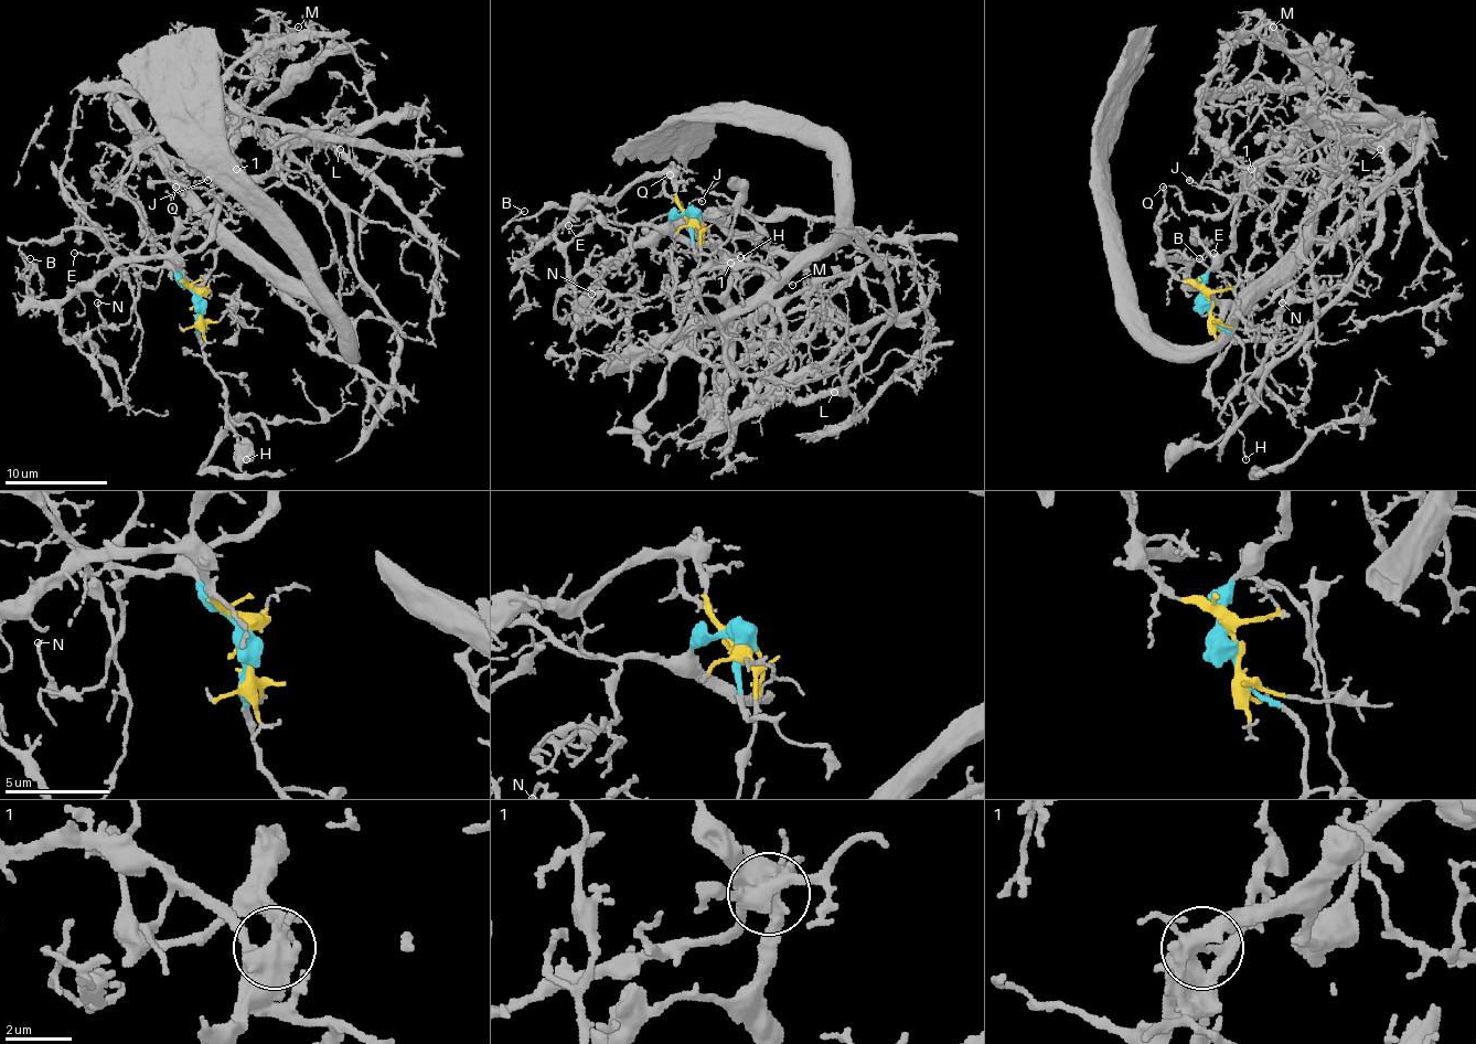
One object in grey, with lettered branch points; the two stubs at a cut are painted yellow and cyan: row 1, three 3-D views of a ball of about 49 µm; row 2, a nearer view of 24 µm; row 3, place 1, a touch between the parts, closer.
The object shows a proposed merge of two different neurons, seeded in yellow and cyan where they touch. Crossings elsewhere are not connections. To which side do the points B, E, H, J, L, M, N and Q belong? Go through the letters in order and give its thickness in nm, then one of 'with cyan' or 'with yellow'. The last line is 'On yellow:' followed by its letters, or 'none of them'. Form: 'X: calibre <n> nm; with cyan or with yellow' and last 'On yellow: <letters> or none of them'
B: calibre 120 nm; with cyan
E: calibre 100 nm; with cyan
H: calibre 120 nm; with cyan
J: calibre 140 nm; with cyan
L: calibre 120 nm; with cyan
M: calibre 120 nm; with cyan
N: calibre 120 nm; with yellow
Q: calibre 120 nm; with yellow
On yellow: N, Q

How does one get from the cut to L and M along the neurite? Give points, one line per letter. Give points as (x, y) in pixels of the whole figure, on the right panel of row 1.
L: (1207, 304), (1204, 273), (1232, 247), (1253, 168), (1322, 123), (1386, 119), (1401, 132), (1358, 137), (1381, 150)
M: (1207, 304), (1204, 273), (1232, 247), (1245, 176), (1317, 115), (1304, 71), (1273, 28)

